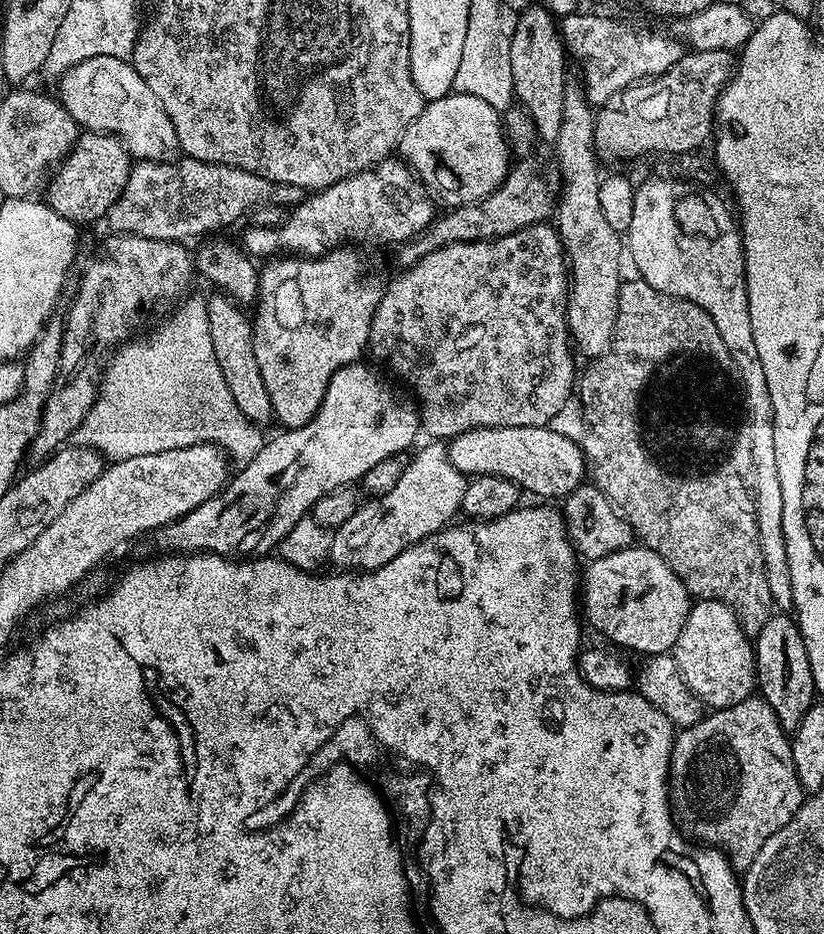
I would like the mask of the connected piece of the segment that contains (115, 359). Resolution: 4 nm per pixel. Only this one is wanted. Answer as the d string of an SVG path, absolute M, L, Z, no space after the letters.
M203 299L187 300L177 303L172 316L166 317L149 336L129 339L111 353L112 361L108 368L106 364L99 379L99 395L75 430L74 440L79 447L92 448L112 462L142 454L182 450L195 444L215 444L240 466L249 464L260 453L266 436L246 418L246 414L242 414L230 386L226 386L226 378L214 358L206 303Z

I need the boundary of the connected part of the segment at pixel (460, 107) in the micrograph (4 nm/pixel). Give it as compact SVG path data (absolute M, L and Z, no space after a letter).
M453 91L425 103L422 114L400 137L398 152L420 183L444 206L473 204L486 198L510 171L510 149L501 113L482 98Z

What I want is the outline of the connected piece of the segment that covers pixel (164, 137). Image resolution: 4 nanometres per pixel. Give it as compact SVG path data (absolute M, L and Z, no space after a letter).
M104 56L86 58L60 76L58 83L58 99L75 118L77 125L92 134L115 136L123 144L129 157L136 160L164 160L167 152L177 147L176 131L166 110L162 110L162 102L158 102L154 90L146 86L142 74L138 74L138 70L127 59Z

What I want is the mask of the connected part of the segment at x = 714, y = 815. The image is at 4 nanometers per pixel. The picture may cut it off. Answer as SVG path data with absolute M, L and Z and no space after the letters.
M753 694L729 708L709 711L704 719L699 720L694 726L679 729L672 742L672 761L668 764L668 798L674 802L674 819L685 836L720 849L732 863L733 869L747 870L754 862L758 850L762 850L762 846L770 838L770 834L778 834L778 830L782 830L782 826L786 826L786 822L790 822L794 814L798 814L806 799L805 788L800 784L798 770L795 769L792 741L789 733L785 732L784 727L778 722L778 714L772 709L770 702L766 702L759 694Z

